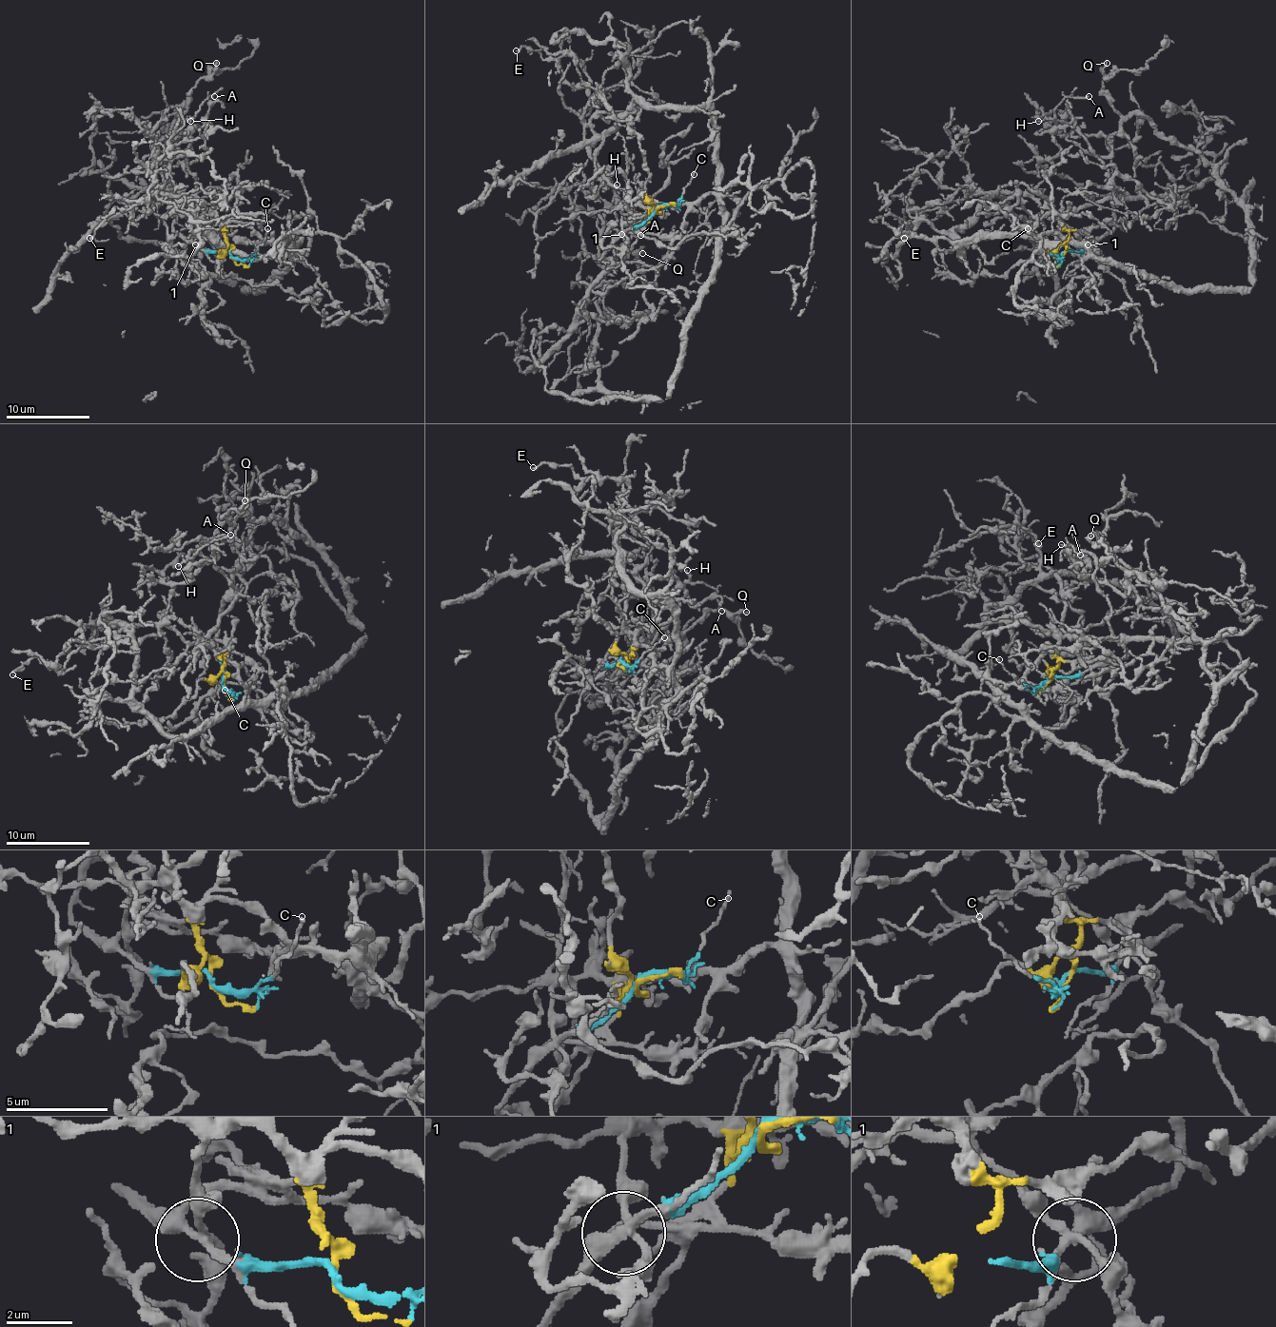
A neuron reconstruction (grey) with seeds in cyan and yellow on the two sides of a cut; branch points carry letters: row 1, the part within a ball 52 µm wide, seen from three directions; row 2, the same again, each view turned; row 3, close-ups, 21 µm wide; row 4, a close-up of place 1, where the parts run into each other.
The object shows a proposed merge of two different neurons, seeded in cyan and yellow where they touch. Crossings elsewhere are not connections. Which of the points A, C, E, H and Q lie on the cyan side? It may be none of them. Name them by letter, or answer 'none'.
A, C, H

